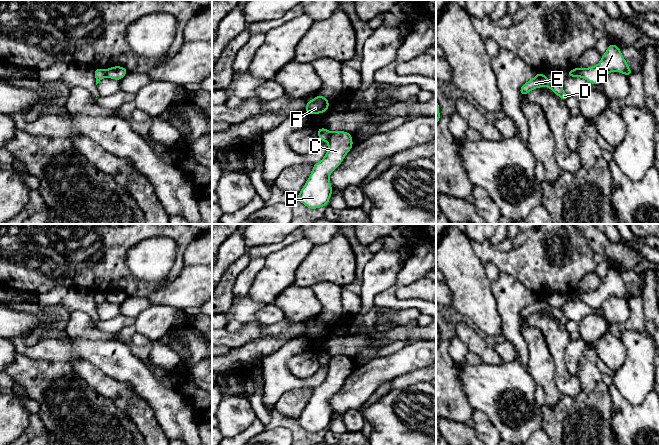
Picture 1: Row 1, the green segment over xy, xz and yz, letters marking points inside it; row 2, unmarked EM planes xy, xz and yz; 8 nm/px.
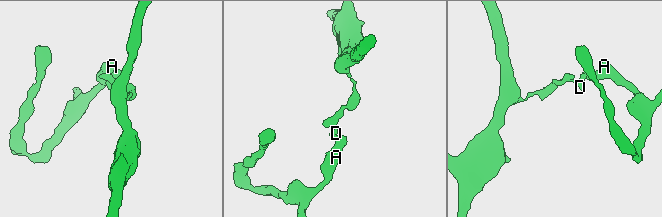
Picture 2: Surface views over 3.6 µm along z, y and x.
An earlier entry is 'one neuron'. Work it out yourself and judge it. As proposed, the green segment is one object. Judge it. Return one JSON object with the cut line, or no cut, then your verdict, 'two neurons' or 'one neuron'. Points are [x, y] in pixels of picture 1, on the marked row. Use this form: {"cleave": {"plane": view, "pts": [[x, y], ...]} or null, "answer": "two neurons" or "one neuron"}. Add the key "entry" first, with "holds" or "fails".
{"entry": "fails", "cleave": {"plane": "xz", "pts": [[331, 132], [326, 141]]}, "answer": "two neurons"}

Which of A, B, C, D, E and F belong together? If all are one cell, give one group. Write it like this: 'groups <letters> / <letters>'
groups A B C / D E F

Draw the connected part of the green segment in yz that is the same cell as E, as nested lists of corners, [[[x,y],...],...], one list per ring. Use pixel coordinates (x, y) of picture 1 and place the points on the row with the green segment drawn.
[[[536,73],[536,76],[527,81],[526,83],[524,83],[521,87],[520,87],[520,94],[521,95],[526,95],[529,92],[531,92],[533,89],[535,88],[541,88],[543,86],[548,87],[549,89],[551,89],[553,91],[553,93],[555,95],[558,95],[564,102],[567,100],[567,98],[569,97],[563,90],[563,86],[562,84],[553,84],[550,82],[550,80],[548,79],[548,77],[546,76],[546,74],[541,74],[541,73]]]

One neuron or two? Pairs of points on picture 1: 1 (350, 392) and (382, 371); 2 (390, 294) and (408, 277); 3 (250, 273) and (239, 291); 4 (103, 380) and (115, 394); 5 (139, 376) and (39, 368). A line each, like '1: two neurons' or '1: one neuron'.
1: one neuron
2: one neuron
3: one neuron
4: one neuron
5: two neurons

